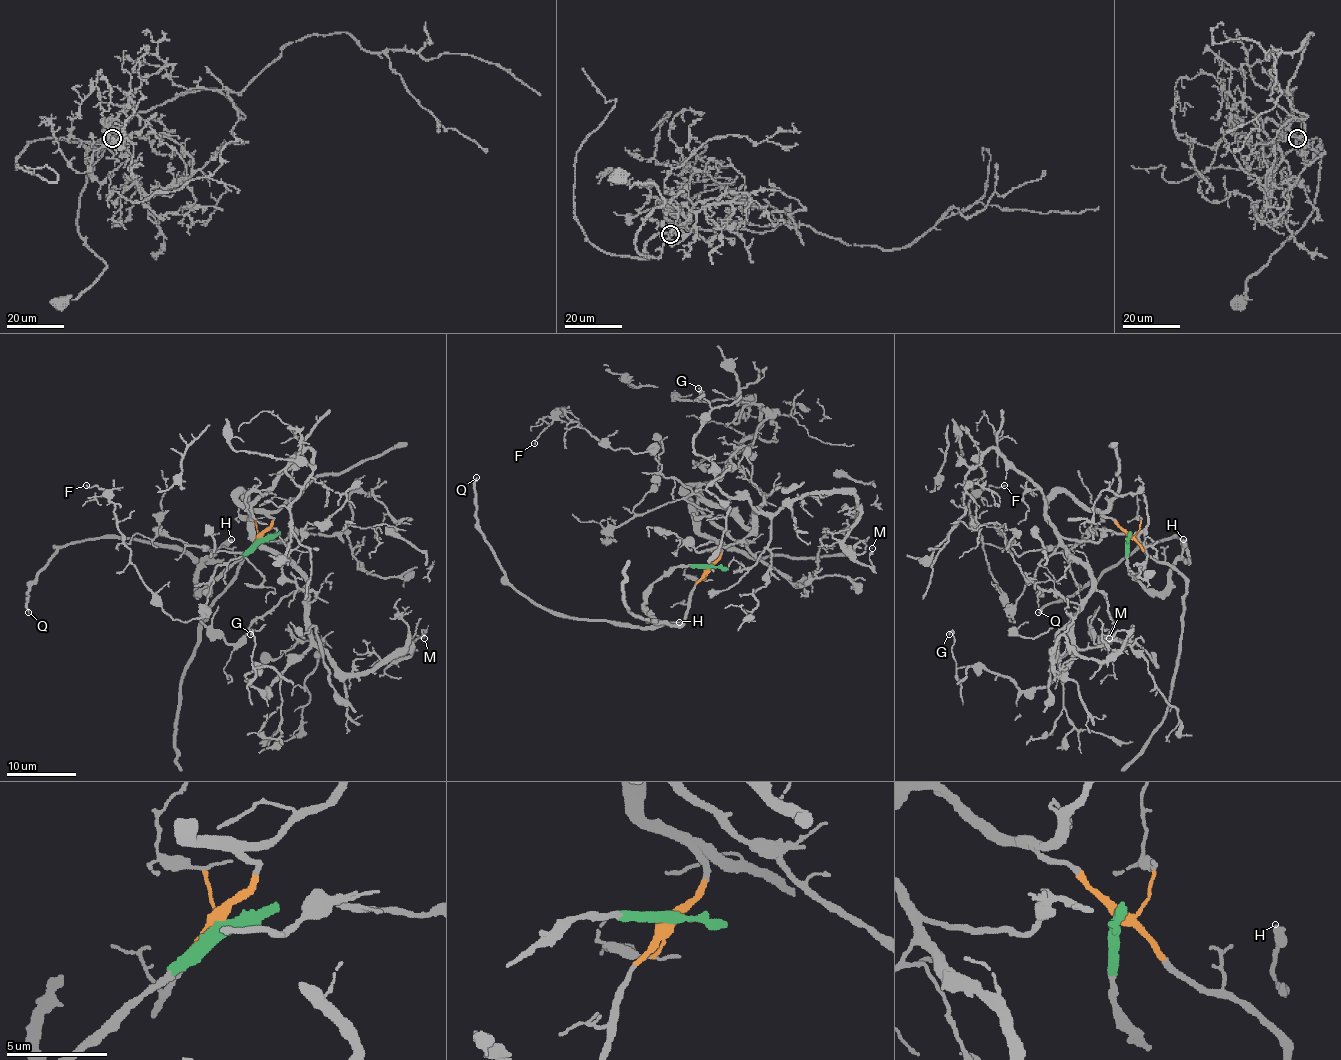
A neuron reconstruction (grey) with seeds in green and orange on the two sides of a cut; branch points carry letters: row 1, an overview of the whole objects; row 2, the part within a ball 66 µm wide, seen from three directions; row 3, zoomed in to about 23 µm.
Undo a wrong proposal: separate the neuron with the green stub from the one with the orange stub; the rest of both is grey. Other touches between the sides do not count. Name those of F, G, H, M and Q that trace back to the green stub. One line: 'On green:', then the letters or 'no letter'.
On green: H, Q

